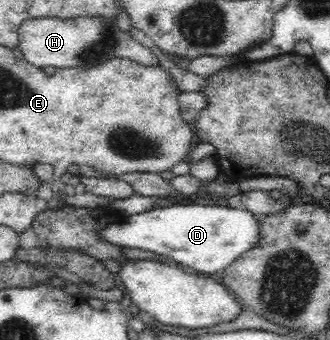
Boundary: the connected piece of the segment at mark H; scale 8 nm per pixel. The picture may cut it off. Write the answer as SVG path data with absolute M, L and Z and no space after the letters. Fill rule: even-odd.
M44 16L44 18L24 20L18 26L17 47L29 64L40 69L52 66L89 70L116 58L129 59L150 67L159 64L155 54L138 43L132 32L120 29L115 19L101 18L101 16L76 16L72 19Z

